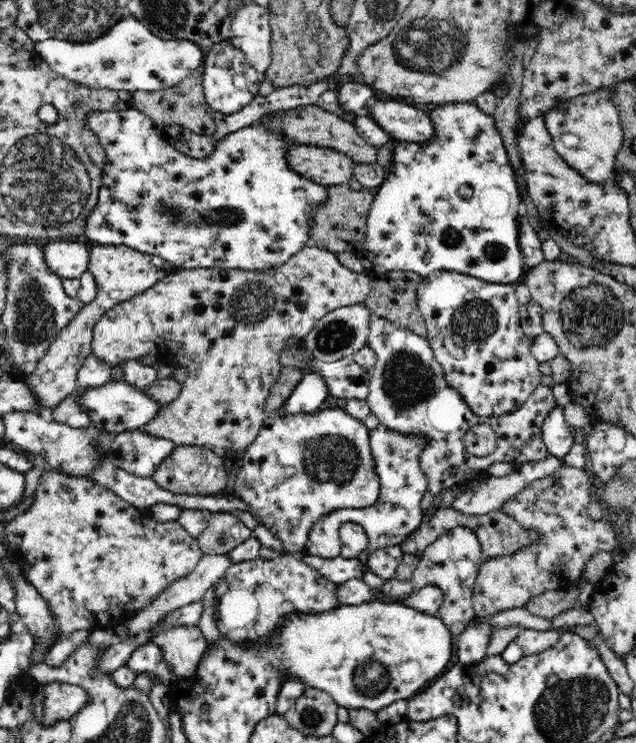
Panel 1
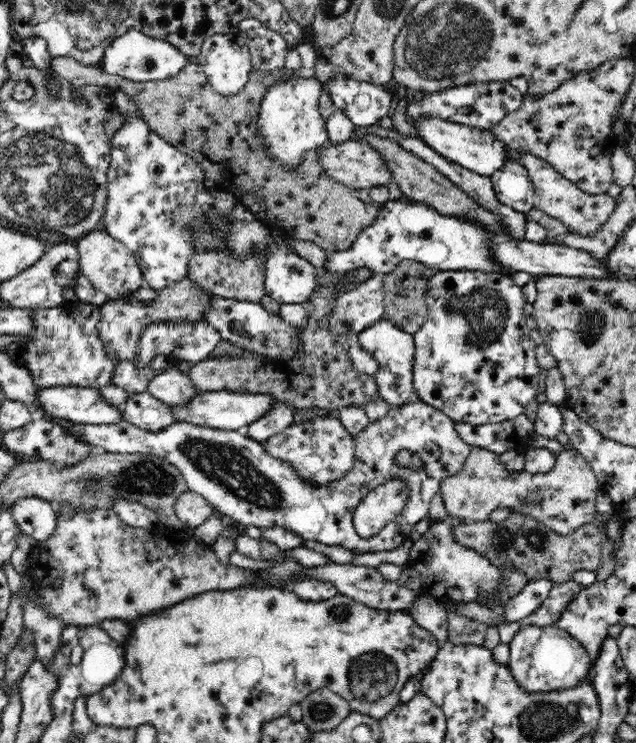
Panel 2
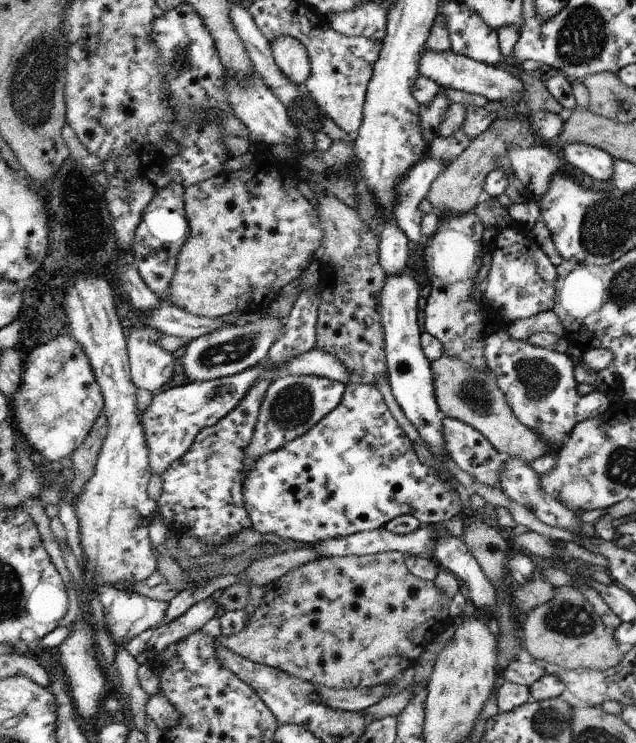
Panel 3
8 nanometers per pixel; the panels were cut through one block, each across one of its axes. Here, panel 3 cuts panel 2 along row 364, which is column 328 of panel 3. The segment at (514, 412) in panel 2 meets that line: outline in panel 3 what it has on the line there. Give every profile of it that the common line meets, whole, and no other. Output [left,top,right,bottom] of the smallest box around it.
[242,384,464,545]

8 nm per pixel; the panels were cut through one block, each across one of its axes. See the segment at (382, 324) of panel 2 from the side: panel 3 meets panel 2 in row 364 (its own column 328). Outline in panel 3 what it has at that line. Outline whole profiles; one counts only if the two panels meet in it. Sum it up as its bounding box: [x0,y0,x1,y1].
[239,374,346,481]

